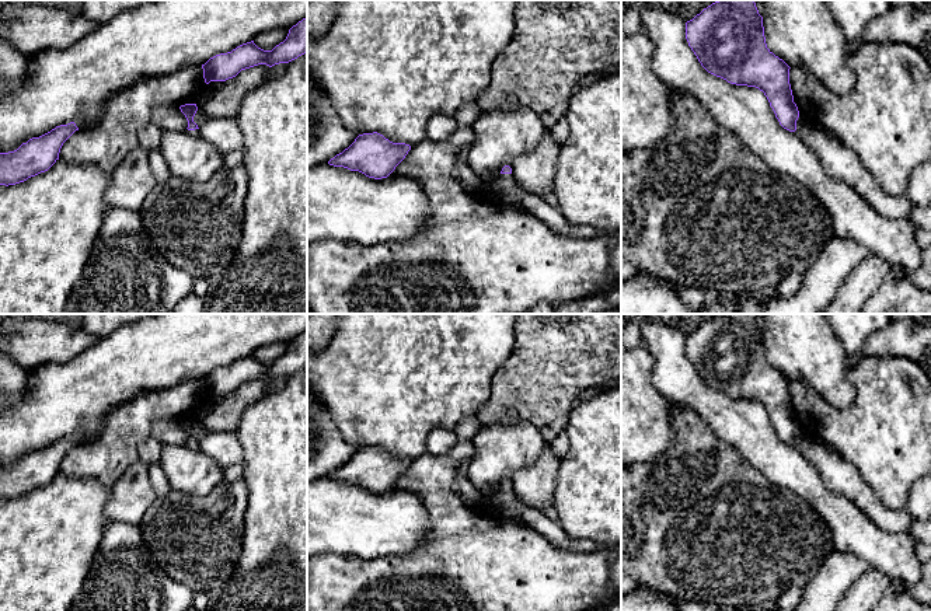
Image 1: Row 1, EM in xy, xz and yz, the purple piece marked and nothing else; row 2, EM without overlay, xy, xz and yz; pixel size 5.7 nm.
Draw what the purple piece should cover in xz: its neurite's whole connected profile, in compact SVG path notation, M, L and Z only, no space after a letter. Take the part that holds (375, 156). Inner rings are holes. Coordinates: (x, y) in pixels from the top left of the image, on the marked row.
M377 132L363 133L348 149L331 158L328 164L381 179L395 170L409 150L409 144L393 143Z

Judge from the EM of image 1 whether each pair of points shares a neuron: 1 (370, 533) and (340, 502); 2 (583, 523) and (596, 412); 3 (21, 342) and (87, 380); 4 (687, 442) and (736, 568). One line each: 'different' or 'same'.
1: same
2: same
3: different
4: same

